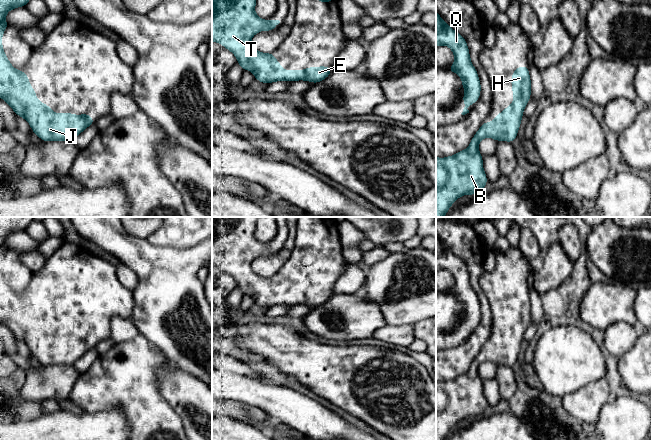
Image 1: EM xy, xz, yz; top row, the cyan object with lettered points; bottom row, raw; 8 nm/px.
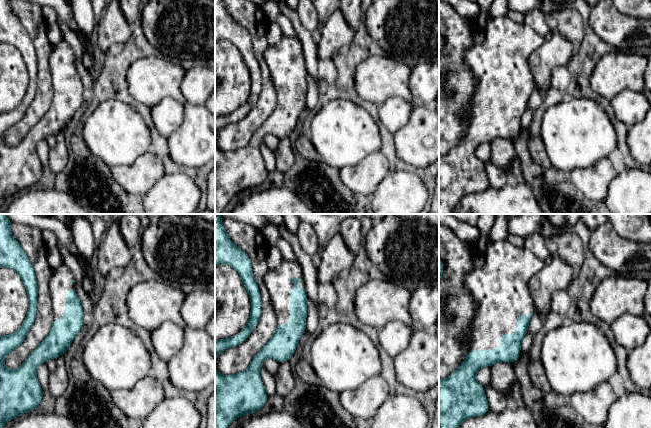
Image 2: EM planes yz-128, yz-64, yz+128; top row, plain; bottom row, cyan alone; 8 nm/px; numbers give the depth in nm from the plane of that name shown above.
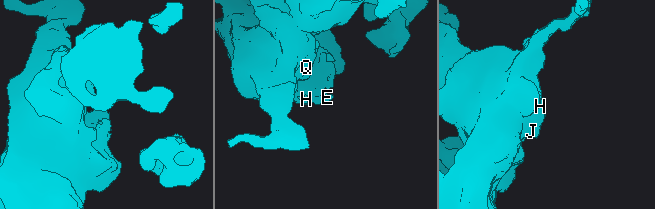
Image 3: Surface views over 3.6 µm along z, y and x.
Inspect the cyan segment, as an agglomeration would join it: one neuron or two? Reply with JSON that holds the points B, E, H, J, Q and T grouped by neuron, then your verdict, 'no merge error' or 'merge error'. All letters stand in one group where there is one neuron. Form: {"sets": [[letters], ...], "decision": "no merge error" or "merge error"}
{"sets": [["B", "E", "H", "J", "Q", "T"]], "decision": "no merge error"}

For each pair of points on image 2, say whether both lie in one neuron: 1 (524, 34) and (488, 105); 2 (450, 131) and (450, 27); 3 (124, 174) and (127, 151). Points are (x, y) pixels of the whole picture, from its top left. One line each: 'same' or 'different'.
1: same
2: same
3: different

